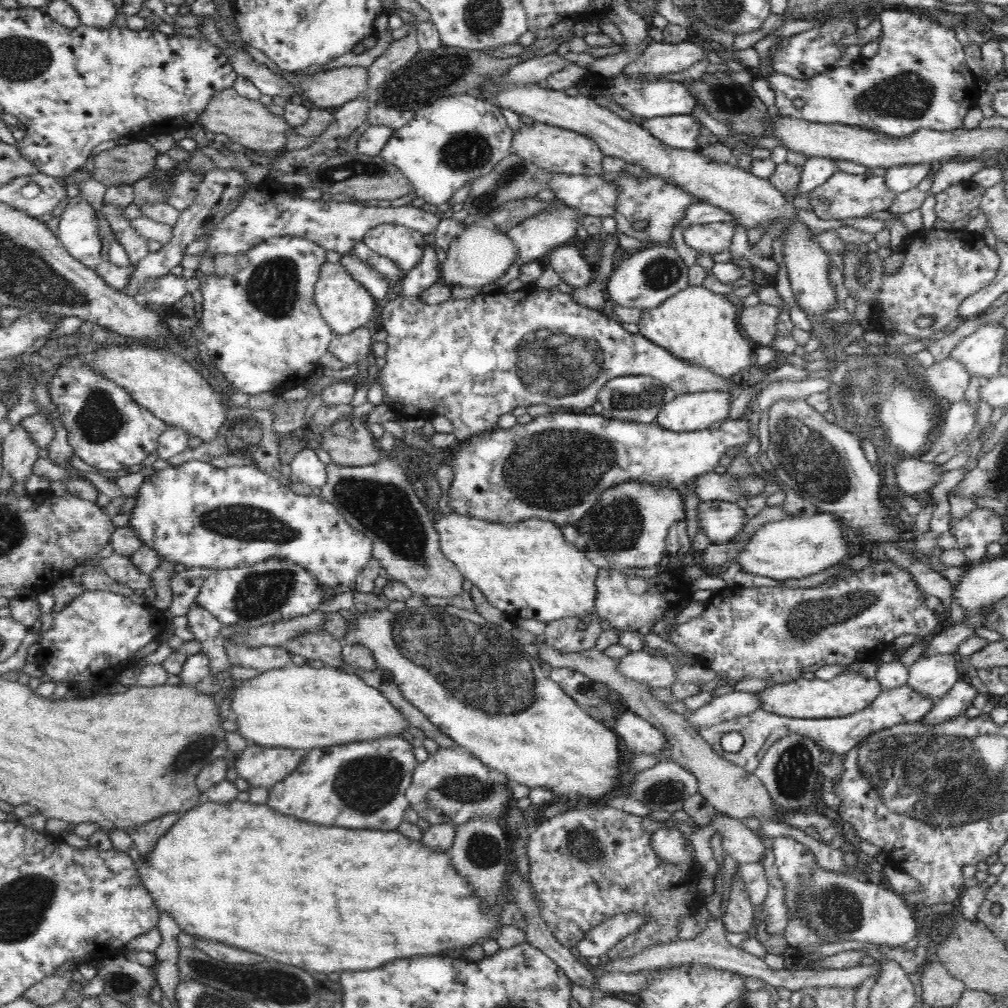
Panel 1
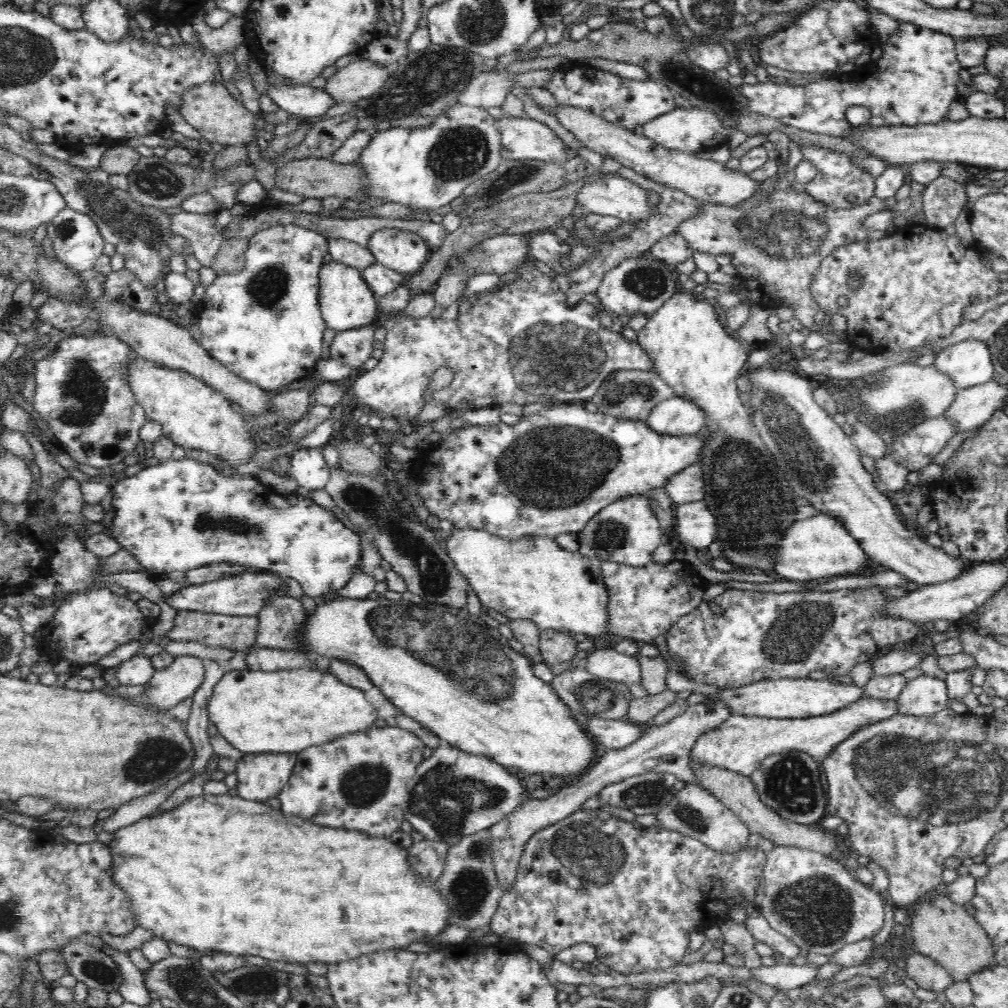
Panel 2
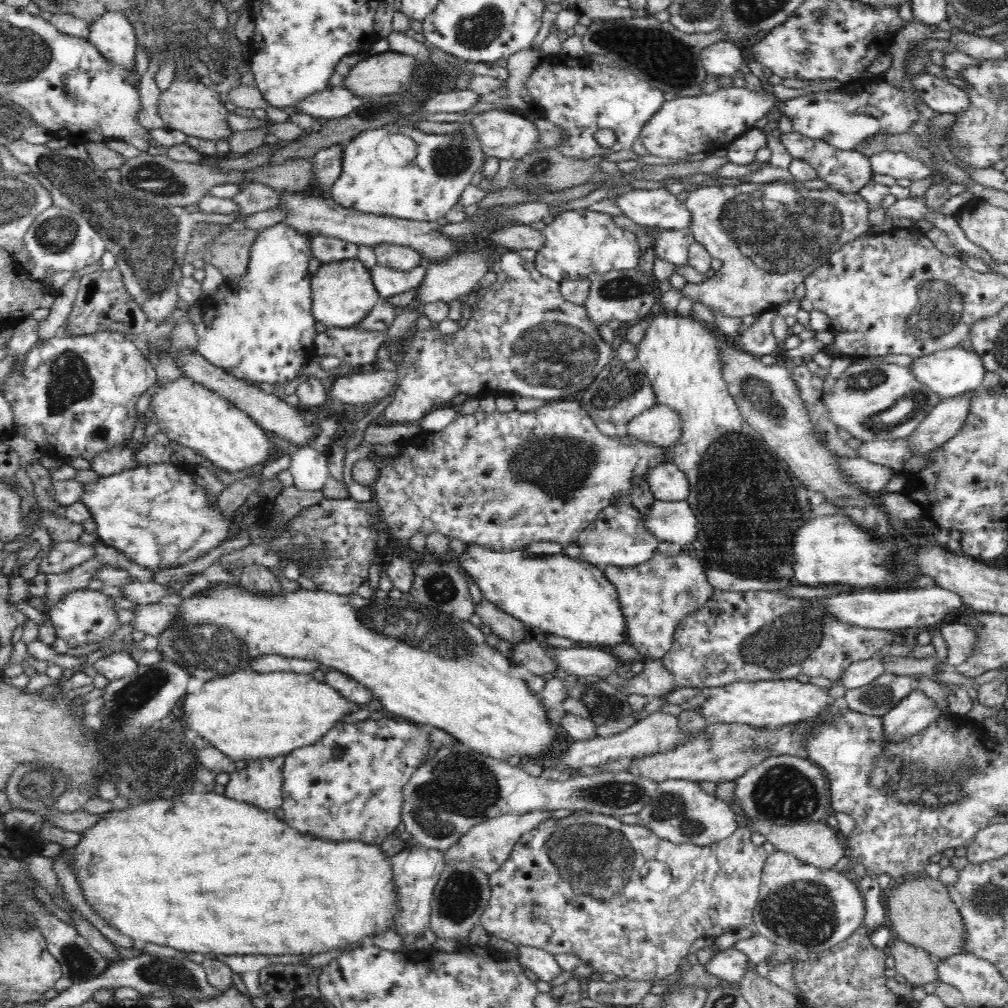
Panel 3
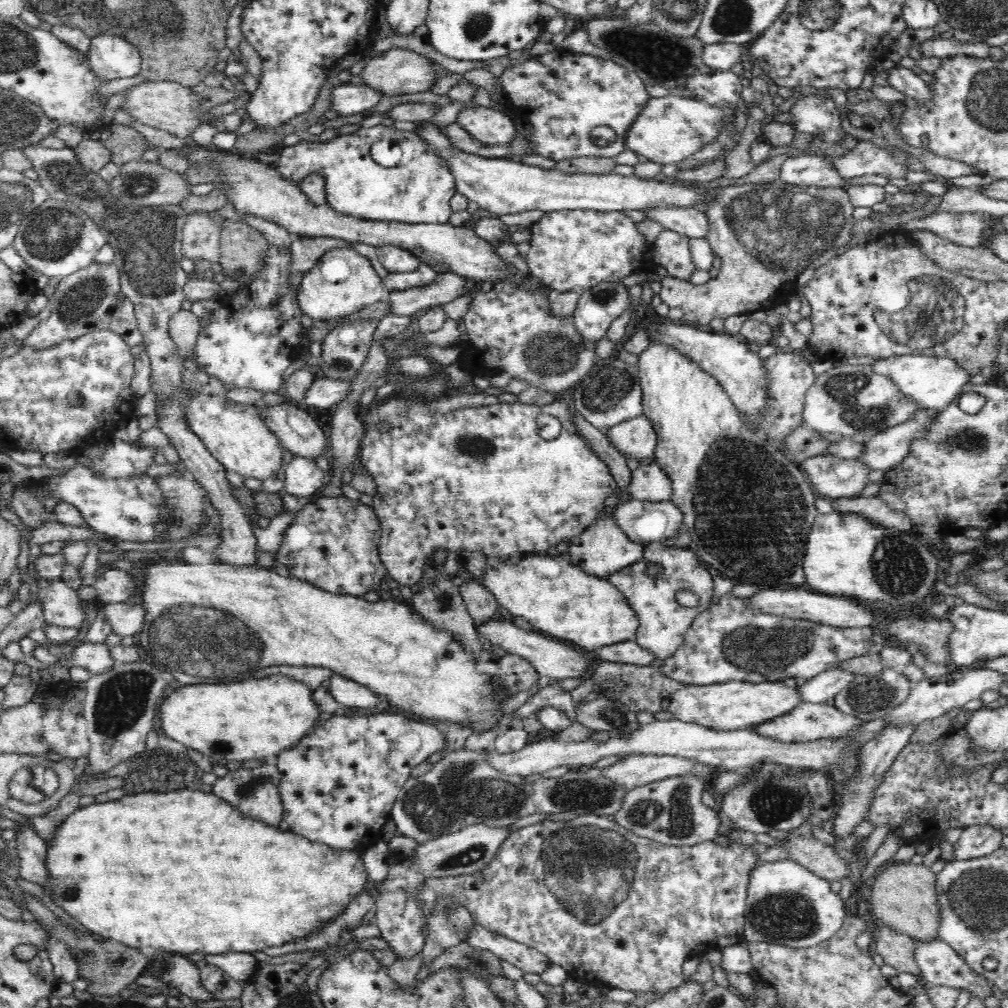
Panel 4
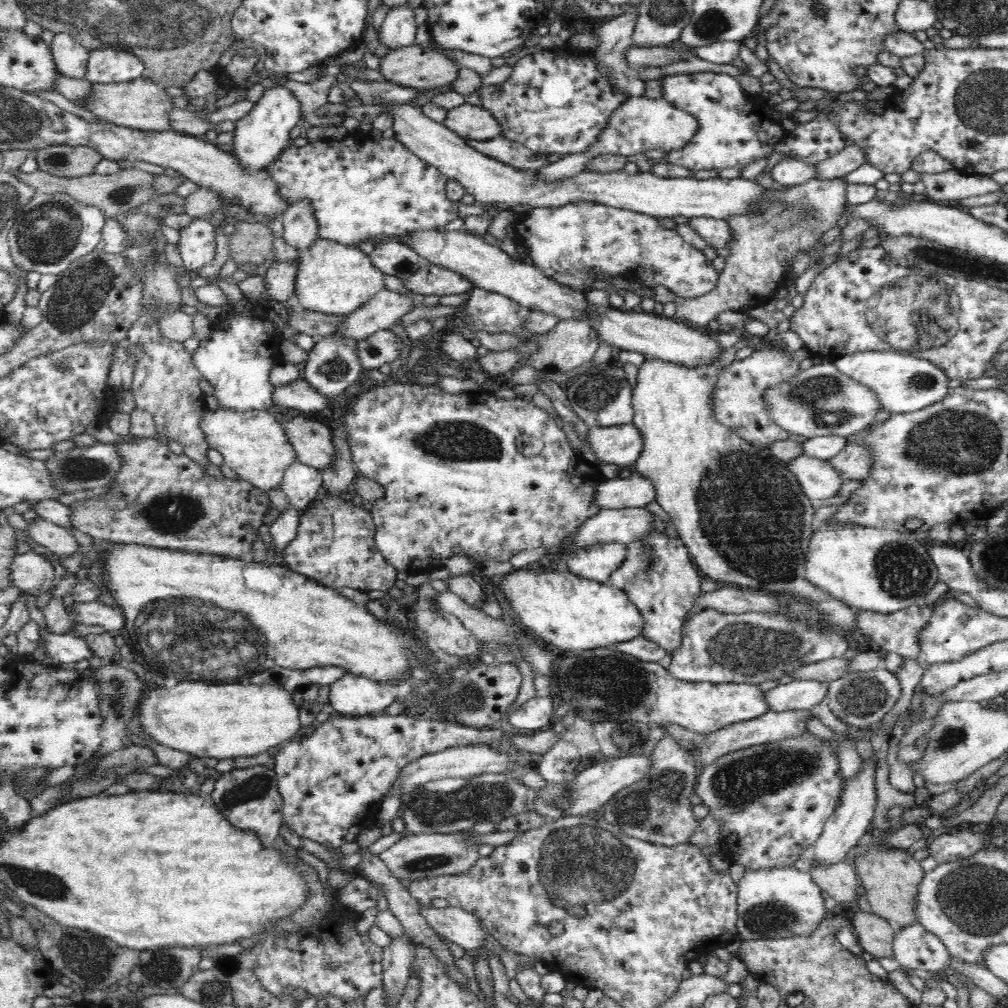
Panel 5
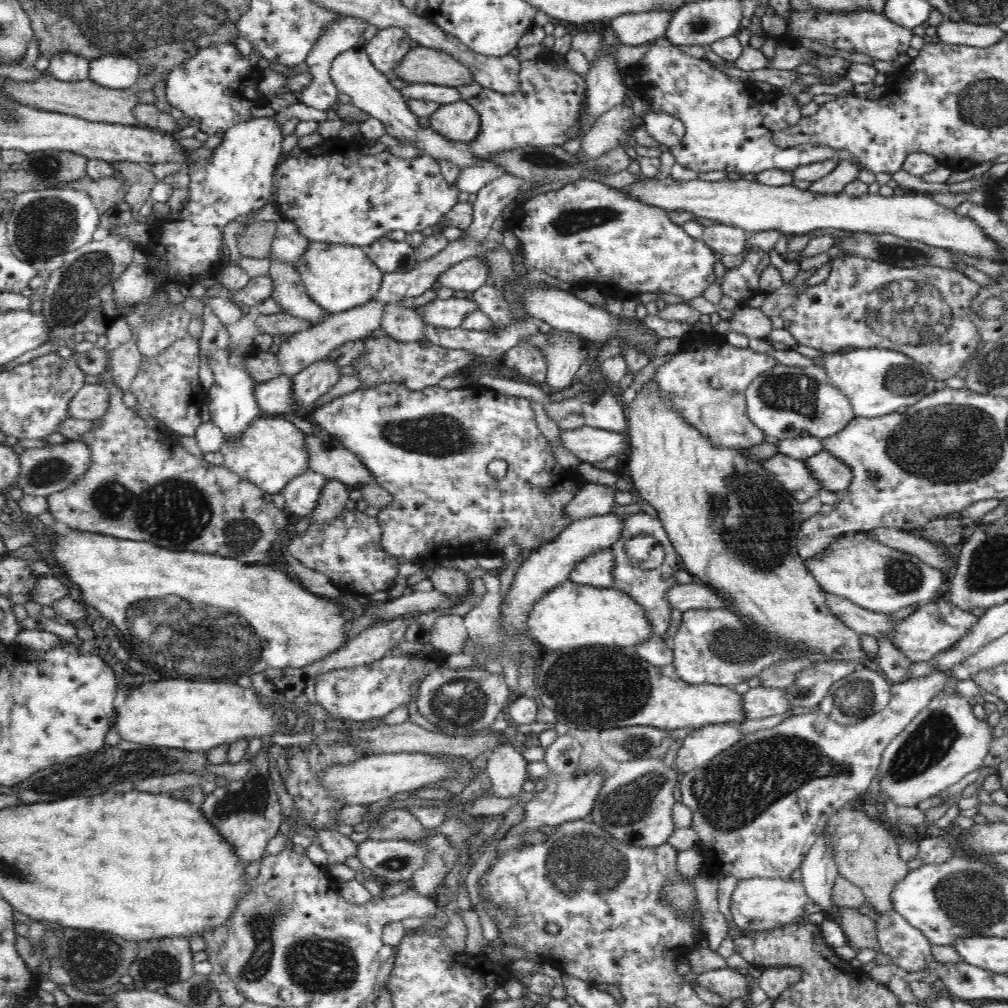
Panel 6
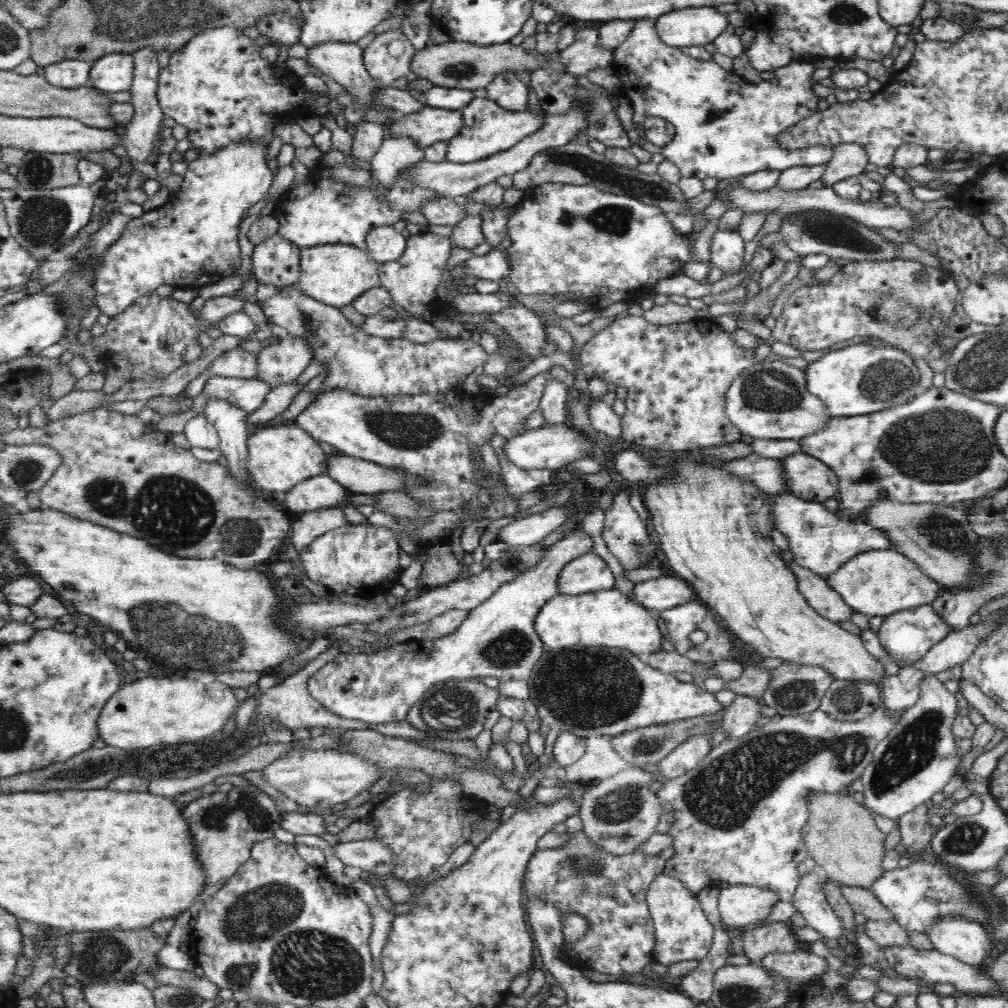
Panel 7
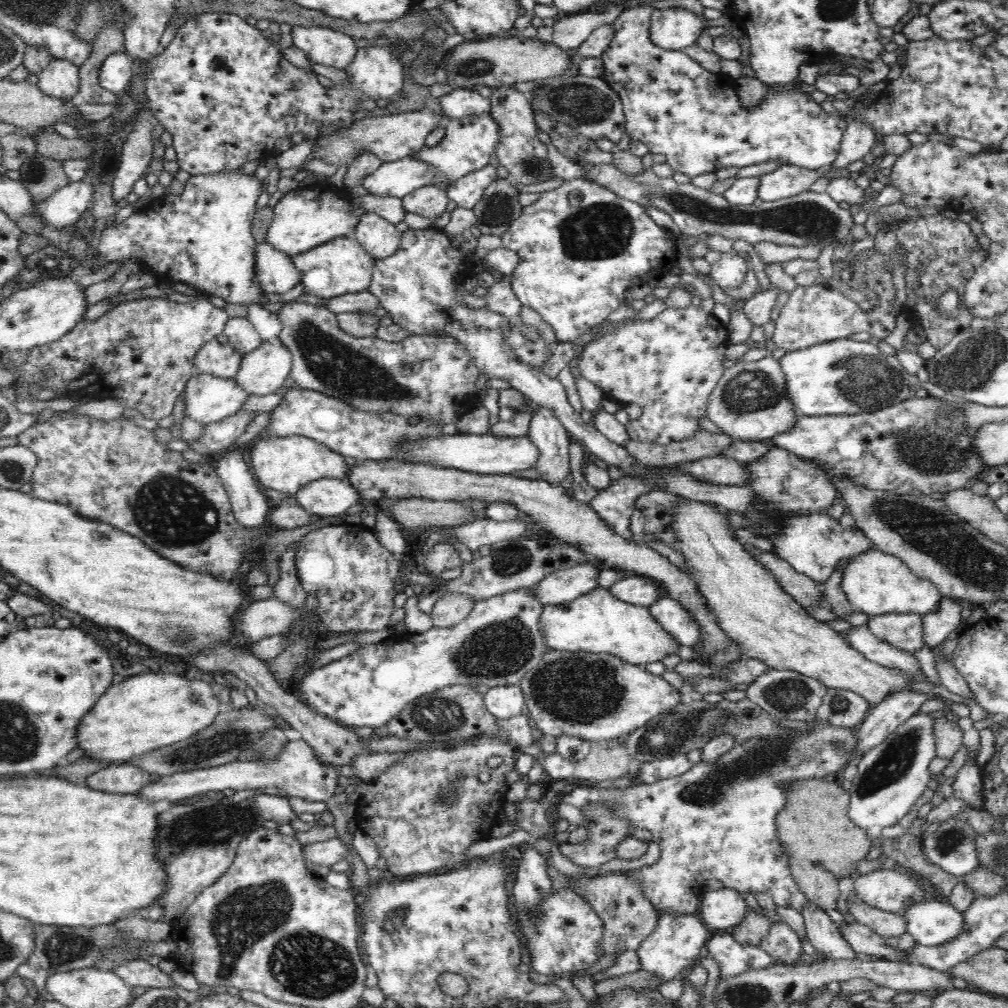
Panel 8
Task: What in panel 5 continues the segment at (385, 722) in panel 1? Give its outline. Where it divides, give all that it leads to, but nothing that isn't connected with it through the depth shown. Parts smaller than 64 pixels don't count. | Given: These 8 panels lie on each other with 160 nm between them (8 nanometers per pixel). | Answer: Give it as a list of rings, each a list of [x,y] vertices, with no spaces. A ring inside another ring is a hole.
[[[178,682],[174,688],[166,690],[164,687],[144,694],[138,706],[139,714],[135,722],[139,722],[144,734],[149,734],[152,740],[174,748],[184,750],[185,753],[205,760],[207,757],[233,758],[237,756],[256,756],[267,752],[274,746],[298,738],[300,734],[300,707],[292,702],[290,694],[277,684],[226,684],[226,686],[212,686],[206,682]]]

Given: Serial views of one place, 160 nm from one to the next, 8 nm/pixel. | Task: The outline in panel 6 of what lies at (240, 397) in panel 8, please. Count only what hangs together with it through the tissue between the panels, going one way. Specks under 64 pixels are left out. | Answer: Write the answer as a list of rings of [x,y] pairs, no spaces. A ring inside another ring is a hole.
[[[280,375],[266,382],[256,383],[254,386],[254,399],[262,413],[267,416],[294,412],[301,414],[298,403],[292,399],[292,378]]]

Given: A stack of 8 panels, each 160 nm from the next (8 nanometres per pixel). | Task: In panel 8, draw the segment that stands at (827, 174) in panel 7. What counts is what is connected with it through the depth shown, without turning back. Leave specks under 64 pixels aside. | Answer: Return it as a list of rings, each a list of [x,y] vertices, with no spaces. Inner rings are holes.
[[[854,119],[847,122],[841,141],[840,153],[832,165],[832,170],[842,170],[849,164],[870,156],[875,146],[876,133],[866,121]]]

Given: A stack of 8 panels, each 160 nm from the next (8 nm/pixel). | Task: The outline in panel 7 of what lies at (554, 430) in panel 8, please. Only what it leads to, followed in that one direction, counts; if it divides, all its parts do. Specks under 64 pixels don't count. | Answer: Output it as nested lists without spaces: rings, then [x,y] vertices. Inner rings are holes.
[[[552,378],[551,382],[547,383],[539,405],[539,410],[546,421],[544,426],[554,426],[566,422],[568,418],[567,394],[568,388],[562,381]]]

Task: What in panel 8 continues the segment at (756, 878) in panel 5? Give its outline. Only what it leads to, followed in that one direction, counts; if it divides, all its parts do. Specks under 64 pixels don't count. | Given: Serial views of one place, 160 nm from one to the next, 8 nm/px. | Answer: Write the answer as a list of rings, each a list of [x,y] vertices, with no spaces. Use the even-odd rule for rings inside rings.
[[[724,887],[722,890],[707,891],[697,908],[703,923],[713,932],[729,931],[750,914],[742,892]]]

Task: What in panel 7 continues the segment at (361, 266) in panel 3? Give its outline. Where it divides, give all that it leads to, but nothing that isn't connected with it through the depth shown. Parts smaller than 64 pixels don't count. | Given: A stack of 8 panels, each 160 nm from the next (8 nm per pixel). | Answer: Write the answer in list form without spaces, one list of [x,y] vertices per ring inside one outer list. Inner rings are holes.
[[[347,244],[337,245],[318,245],[310,246],[310,248],[302,248],[300,253],[300,276],[298,280],[298,287],[306,295],[323,302],[324,304],[340,308],[351,304],[351,302],[366,292],[369,288],[379,286],[379,274],[377,271],[376,261],[373,261],[367,251],[360,247]]]

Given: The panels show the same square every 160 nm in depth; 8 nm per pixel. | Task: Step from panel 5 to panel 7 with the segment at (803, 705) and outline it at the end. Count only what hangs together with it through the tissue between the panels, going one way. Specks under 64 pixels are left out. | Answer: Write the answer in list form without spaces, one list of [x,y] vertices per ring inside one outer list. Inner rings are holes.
[[[738,694],[732,704],[726,708],[720,730],[726,732],[727,740],[742,738],[755,728],[756,721],[760,717],[760,702],[752,696]]]

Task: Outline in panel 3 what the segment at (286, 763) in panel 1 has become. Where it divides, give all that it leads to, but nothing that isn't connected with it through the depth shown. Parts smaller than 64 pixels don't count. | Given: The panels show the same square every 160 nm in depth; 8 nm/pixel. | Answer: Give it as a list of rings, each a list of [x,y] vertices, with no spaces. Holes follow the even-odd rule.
[[[285,755],[253,759],[239,772],[229,774],[224,795],[264,812],[274,813],[283,806],[283,766]]]

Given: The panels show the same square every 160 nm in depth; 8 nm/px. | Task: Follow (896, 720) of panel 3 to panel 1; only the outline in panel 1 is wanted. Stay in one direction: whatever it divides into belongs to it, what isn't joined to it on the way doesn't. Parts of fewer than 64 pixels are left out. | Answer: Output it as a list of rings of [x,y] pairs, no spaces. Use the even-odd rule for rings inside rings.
[[[934,654],[934,656],[920,657],[909,666],[909,677],[907,685],[913,688],[918,694],[930,700],[942,699],[946,693],[954,686],[954,683],[963,676],[963,672],[958,668],[957,654]]]

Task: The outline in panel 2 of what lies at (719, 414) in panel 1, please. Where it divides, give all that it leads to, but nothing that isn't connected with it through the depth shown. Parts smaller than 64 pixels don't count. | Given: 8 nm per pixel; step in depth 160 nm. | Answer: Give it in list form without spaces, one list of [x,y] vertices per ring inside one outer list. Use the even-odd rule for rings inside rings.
[[[675,396],[654,406],[645,422],[660,435],[696,435],[706,426],[706,413],[696,403]]]

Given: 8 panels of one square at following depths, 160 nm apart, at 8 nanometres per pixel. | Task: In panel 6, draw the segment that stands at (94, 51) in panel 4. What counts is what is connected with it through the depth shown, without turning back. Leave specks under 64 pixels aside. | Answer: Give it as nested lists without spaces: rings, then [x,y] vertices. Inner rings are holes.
[[[107,54],[90,60],[89,79],[104,88],[126,89],[138,82],[140,69],[135,59]]]

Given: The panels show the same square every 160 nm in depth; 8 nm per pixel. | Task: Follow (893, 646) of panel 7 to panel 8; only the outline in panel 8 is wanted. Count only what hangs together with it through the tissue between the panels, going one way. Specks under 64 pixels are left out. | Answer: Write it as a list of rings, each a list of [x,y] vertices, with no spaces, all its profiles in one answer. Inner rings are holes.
[[[881,614],[869,616],[868,629],[882,641],[913,653],[920,650],[924,644],[923,617],[917,614]]]

